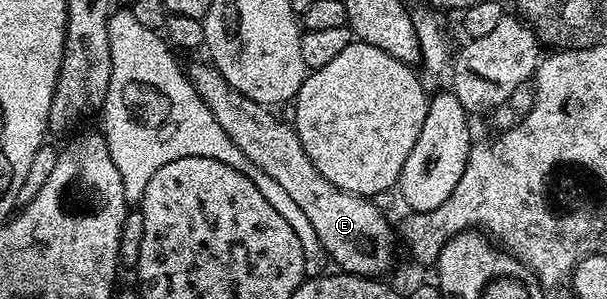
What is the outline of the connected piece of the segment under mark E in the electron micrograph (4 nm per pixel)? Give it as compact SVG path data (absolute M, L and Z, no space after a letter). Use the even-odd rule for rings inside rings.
M211 63L205 65L188 66L189 82L195 87L195 91L203 99L203 103L207 103L207 107L211 111L211 115L215 115L215 119L223 131L227 131L227 135L231 139L231 143L235 143L235 147L239 147L239 151L243 151L243 155L247 155L247 159L255 167L259 167L259 171L263 171L267 175L271 175L271 179L275 179L275 183L279 183L279 187L283 187L283 191L287 191L287 195L291 195L291 200L303 210L303 215L307 215L307 219L311 219L311 227L315 227L315 235L319 235L319 243L323 243L323 247L327 251L330 262L342 273L353 273L356 277L372 277L385 275L389 268L393 265L393 233L395 237L395 229L389 226L389 221L373 206L374 202L368 197L360 197L351 191L343 191L339 187L335 187L335 183L327 183L327 179L323 179L323 175L319 175L319 171L311 163L311 159L307 159L307 151L303 151L303 143L299 139L296 128L292 124L289 125L285 121L280 121L276 117L274 110L267 105L260 105L251 99L247 99L247 95L243 95L239 91L235 91L235 87L231 87L231 83L227 83L227 79L223 79L223 75Z

